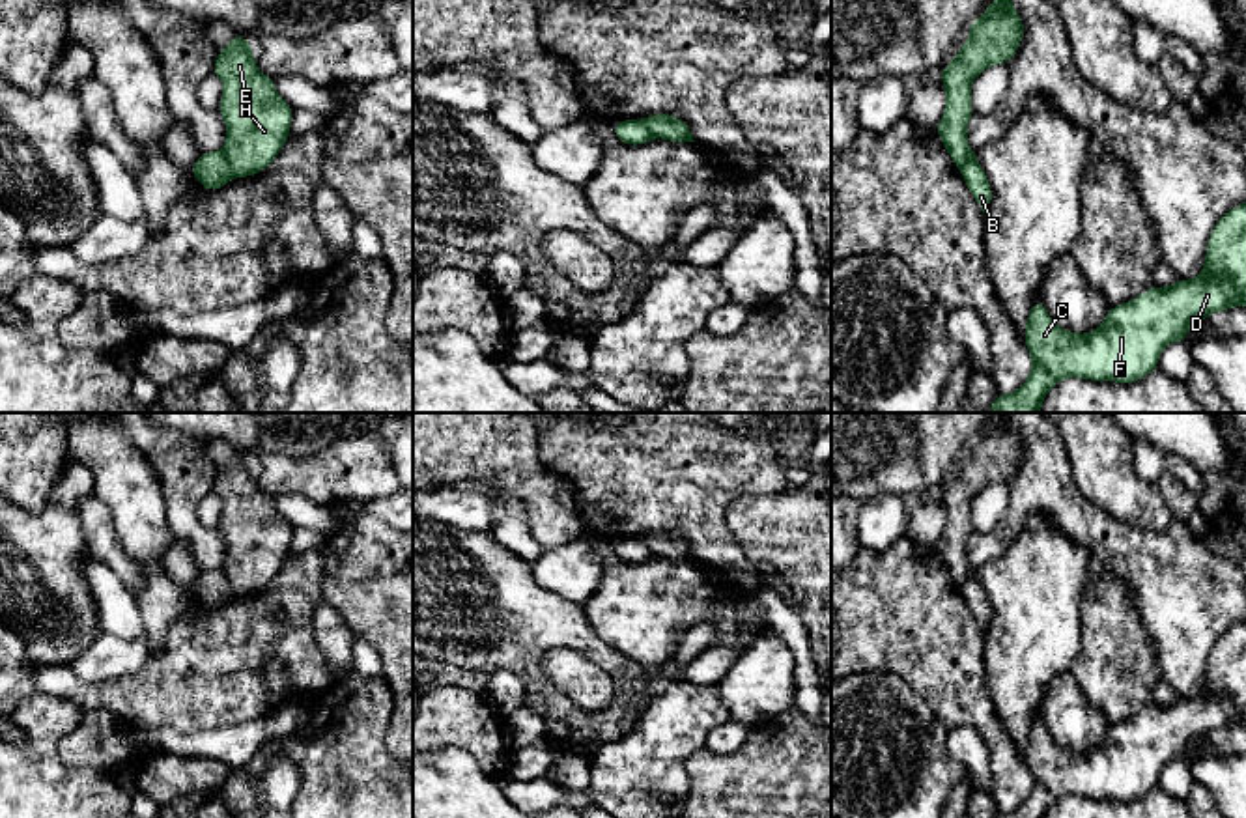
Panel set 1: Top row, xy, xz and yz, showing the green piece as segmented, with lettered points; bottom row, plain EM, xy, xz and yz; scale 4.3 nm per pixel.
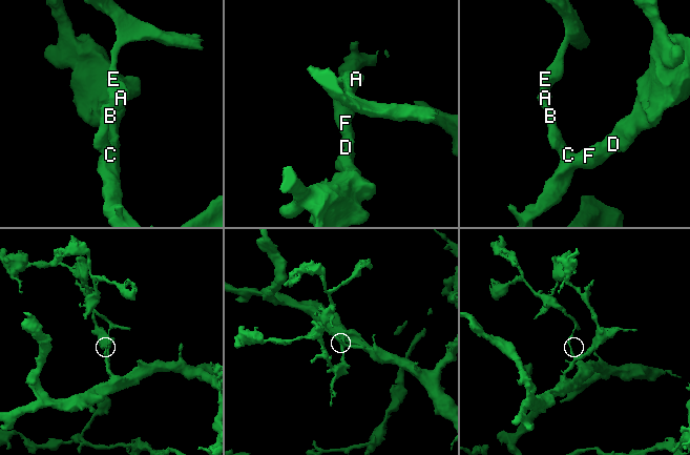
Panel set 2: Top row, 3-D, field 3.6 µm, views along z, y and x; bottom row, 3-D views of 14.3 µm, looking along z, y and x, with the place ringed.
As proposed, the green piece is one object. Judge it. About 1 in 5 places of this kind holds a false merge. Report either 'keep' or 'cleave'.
cleave

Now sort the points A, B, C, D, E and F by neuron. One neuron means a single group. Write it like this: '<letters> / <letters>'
A E / B C D F

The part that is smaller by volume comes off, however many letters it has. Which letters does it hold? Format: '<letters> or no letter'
A, E

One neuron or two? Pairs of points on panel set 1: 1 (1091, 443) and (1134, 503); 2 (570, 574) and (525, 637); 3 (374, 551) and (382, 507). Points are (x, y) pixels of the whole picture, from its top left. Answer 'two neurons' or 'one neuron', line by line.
1: one neuron
2: two neurons
3: two neurons

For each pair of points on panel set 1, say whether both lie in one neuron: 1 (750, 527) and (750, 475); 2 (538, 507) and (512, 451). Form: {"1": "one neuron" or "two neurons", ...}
{"1": "two neurons", "2": "one neuron"}

